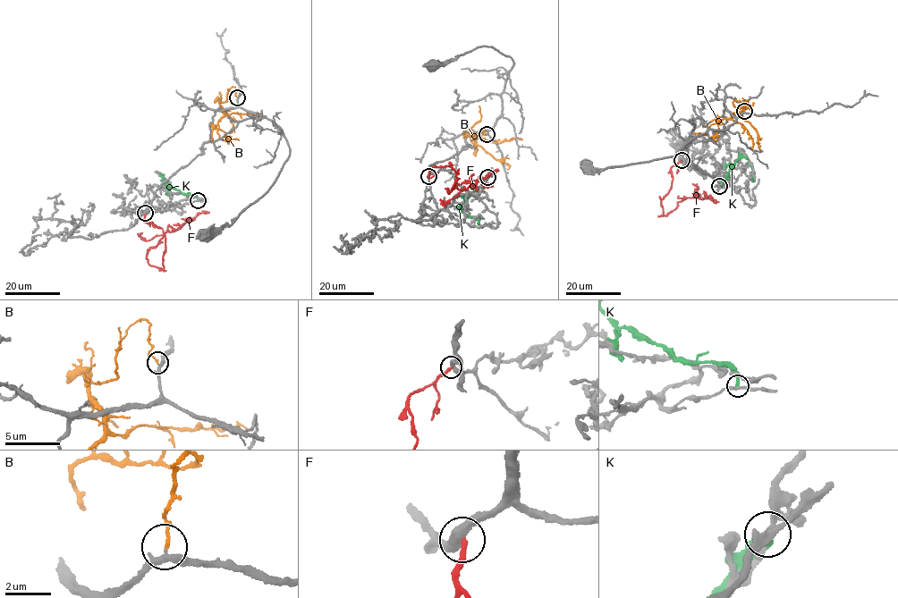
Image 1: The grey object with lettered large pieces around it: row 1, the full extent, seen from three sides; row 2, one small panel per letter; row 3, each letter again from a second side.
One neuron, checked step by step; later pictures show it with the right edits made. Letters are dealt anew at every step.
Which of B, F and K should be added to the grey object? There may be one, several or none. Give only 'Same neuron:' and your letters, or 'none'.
Same neuron: none

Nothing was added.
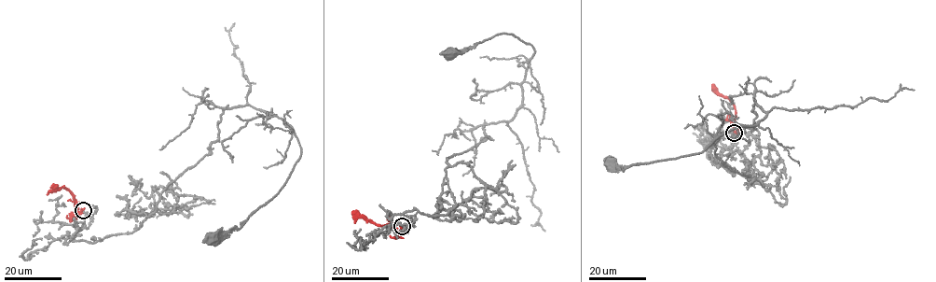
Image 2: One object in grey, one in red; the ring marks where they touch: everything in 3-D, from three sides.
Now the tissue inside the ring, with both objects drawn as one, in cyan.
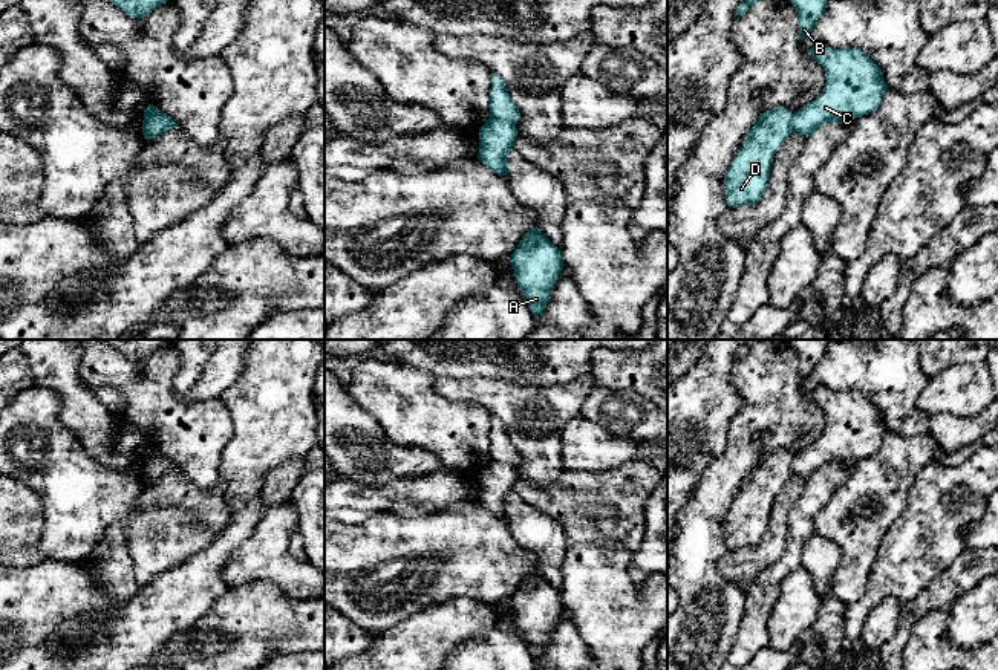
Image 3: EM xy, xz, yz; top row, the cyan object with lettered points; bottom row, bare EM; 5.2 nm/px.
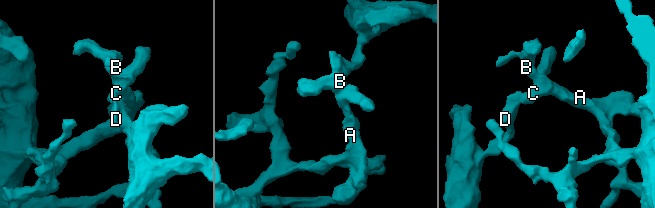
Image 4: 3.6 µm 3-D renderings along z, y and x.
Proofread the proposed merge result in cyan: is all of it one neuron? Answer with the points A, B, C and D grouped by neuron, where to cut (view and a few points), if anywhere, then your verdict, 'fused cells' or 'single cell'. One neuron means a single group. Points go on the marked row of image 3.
groups A B C / D; cut xy (144, 110), (161, 115), (166, 130); fused cells

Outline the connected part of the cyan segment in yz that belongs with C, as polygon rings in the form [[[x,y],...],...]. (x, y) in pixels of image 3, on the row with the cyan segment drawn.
[[[819,43],[808,54],[825,69],[827,84],[814,101],[793,113],[791,133],[808,138],[824,124],[846,122],[880,106],[888,86],[882,69],[862,50]]]

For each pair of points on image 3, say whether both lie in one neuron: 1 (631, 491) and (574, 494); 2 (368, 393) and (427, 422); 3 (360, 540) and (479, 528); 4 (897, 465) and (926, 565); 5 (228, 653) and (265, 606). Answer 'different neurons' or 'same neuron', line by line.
1: same neuron
2: same neuron
3: same neuron
4: different neurons
5: same neuron

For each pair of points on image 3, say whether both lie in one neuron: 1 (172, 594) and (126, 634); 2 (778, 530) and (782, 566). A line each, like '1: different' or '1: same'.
1: same
2: different

